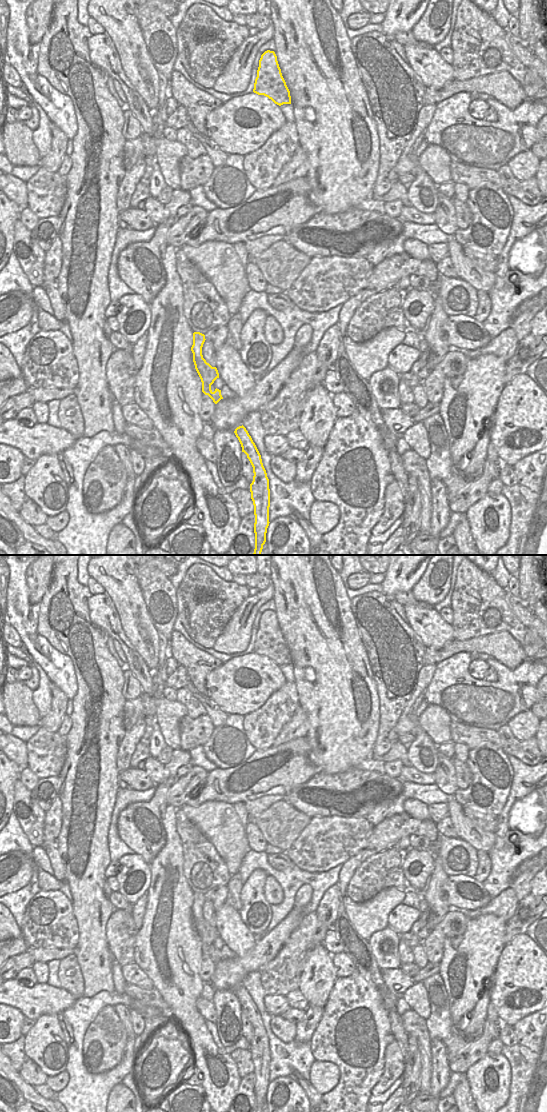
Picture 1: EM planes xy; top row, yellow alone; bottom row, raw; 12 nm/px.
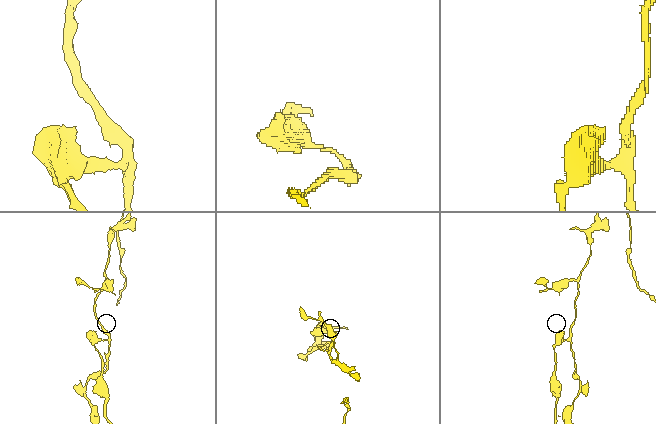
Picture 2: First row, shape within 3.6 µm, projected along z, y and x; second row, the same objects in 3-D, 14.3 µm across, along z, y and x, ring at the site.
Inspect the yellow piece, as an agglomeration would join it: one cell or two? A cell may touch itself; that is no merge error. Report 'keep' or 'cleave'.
cleave

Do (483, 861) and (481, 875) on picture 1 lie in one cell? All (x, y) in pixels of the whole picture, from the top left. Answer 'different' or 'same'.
same

